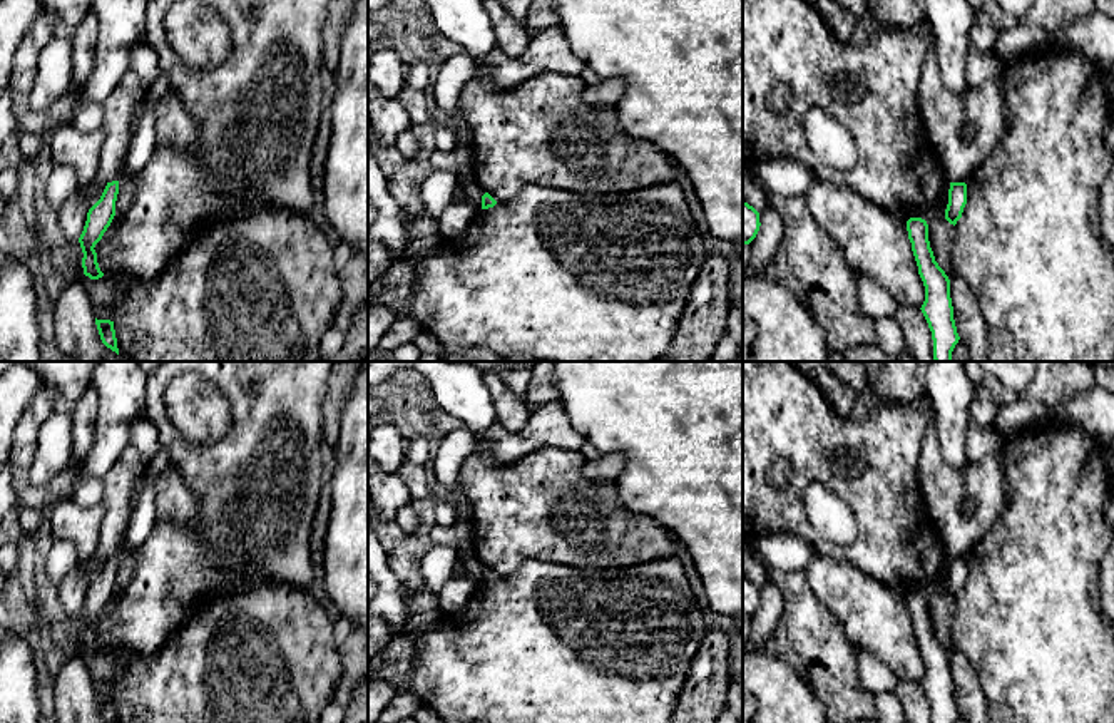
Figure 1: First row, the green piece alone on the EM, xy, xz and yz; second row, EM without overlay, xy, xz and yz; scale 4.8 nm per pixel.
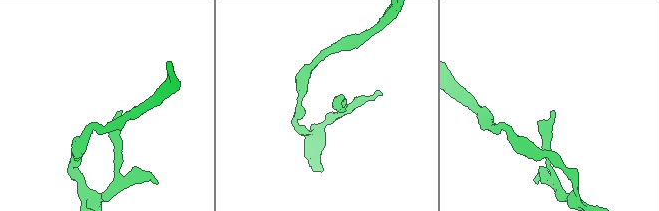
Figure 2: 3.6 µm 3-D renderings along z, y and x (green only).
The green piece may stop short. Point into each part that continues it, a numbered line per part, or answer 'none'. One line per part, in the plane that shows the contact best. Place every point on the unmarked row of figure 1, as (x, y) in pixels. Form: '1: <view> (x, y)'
none

